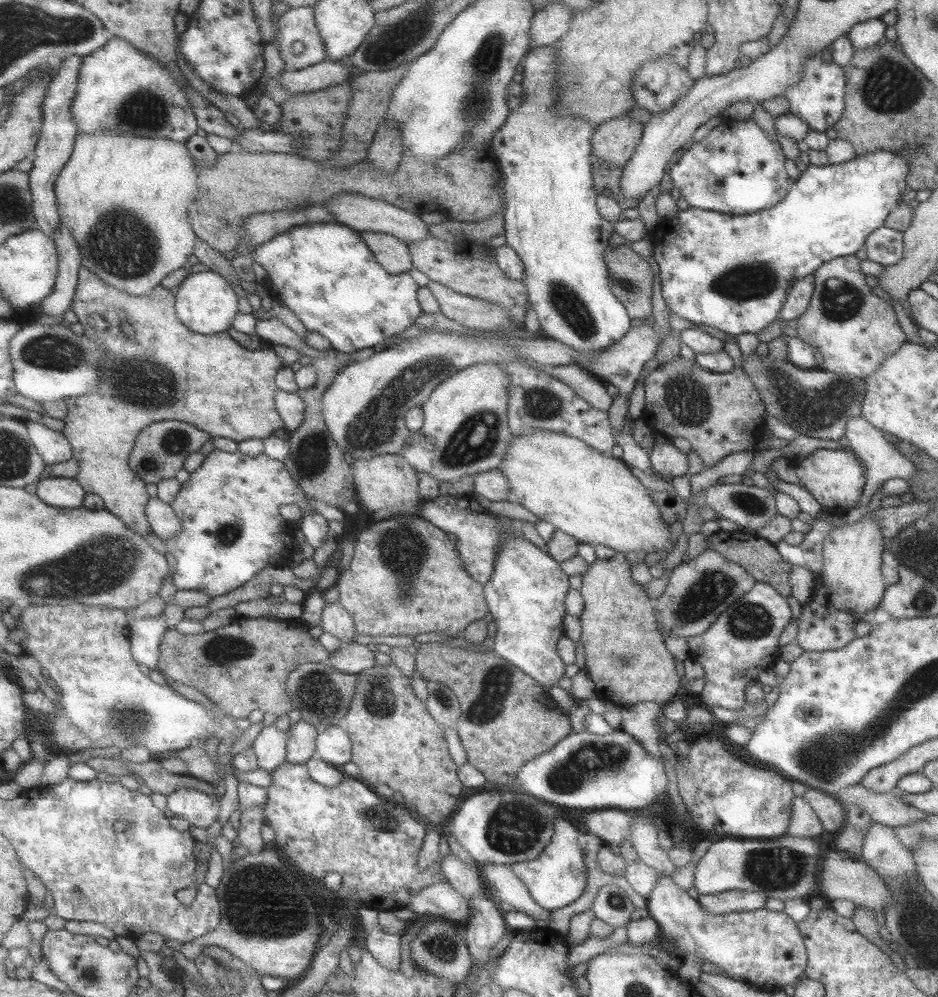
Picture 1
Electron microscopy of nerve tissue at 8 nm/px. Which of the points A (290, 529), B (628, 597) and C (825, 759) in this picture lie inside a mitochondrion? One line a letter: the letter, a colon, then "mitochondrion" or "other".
A: other
B: other
C: mitochondrion

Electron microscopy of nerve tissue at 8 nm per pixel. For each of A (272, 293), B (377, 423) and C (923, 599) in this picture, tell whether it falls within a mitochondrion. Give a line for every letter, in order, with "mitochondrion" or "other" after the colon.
A: other
B: mitochondrion
C: mitochondrion

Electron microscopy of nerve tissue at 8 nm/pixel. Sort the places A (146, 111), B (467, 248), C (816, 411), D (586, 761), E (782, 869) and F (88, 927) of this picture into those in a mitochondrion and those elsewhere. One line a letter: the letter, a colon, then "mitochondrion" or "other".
A: mitochondrion
B: other
C: mitochondrion
D: mitochondrion
E: mitochondrion
F: other

